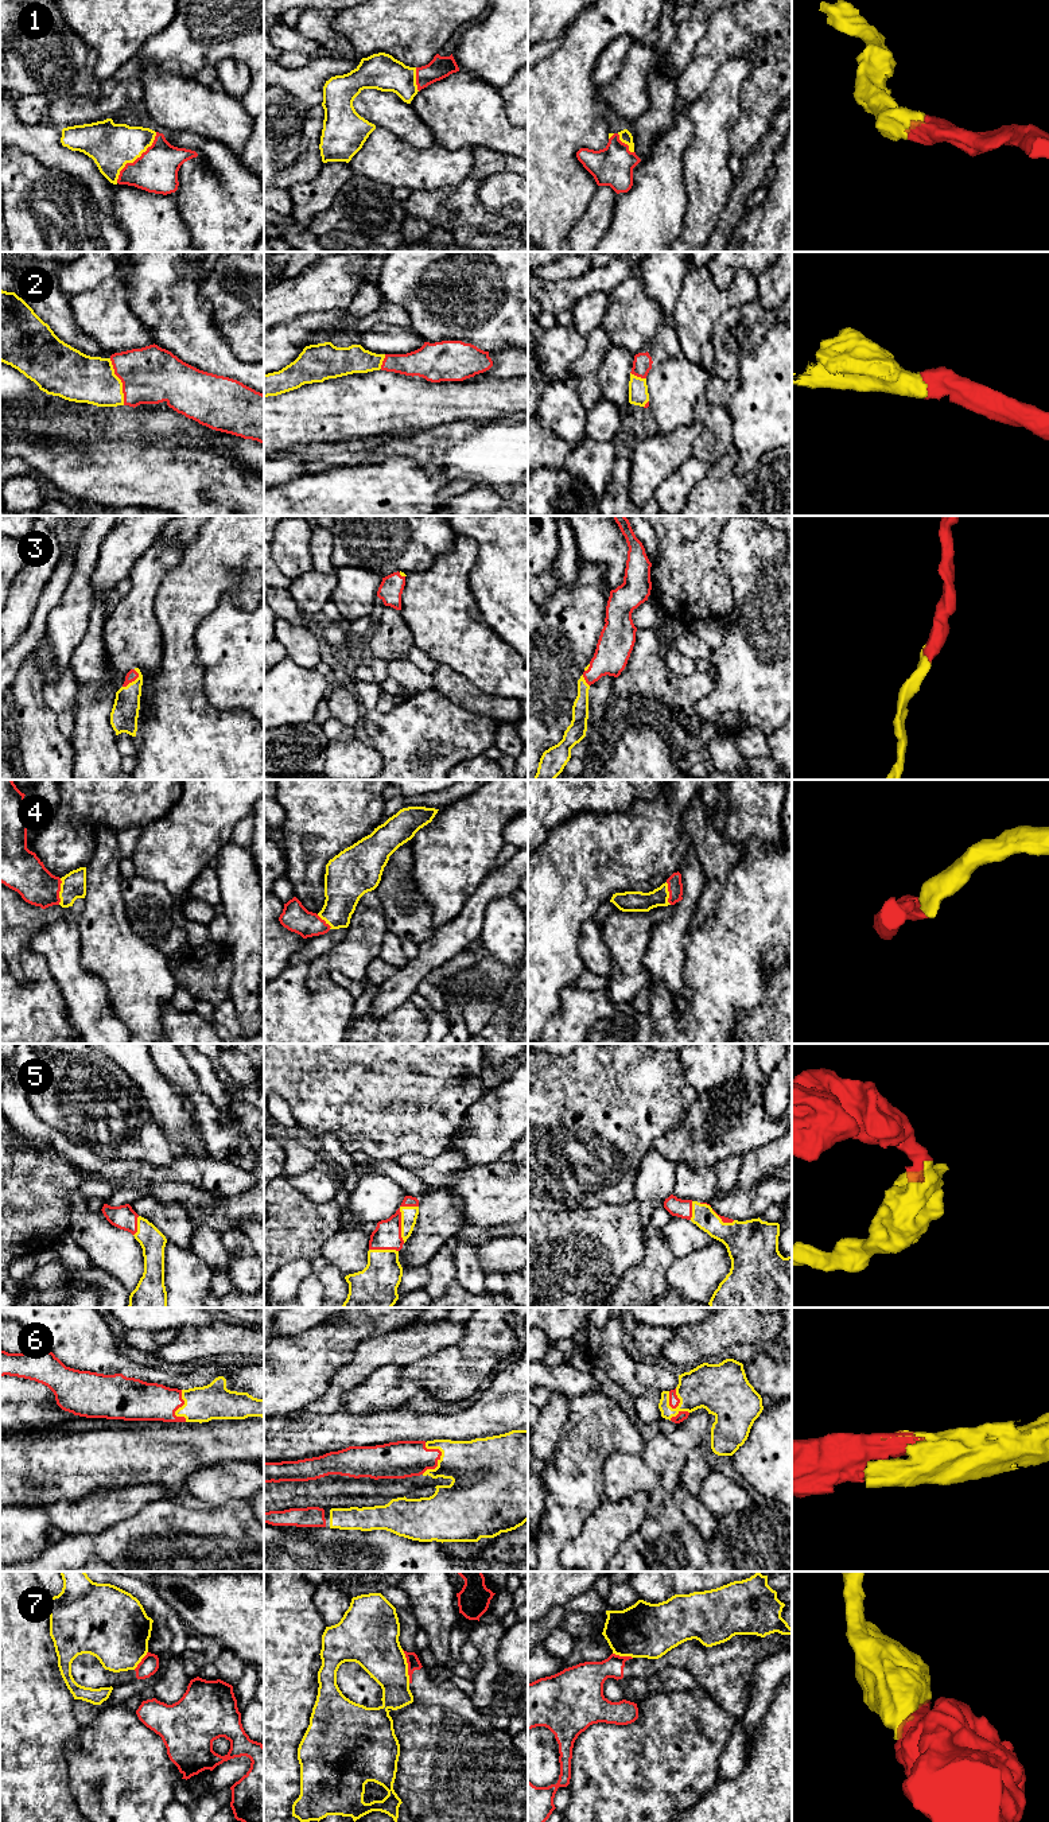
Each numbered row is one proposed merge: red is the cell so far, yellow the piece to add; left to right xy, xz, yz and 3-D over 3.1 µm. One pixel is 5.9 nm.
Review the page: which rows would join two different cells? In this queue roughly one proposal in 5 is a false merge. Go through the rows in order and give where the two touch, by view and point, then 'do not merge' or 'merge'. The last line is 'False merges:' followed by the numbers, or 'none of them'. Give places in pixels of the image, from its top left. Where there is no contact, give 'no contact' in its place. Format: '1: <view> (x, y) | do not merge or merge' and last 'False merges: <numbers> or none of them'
1: xy (136, 159) | merge
2: xy (121, 381) | merge
3: xy (133, 680) | merge
4: xy (59, 890) | merge
5: xz (400, 1216) | merge
6: xz (439, 1457) | merge
7: xz (408, 1666) | do not merge
False merges: 7

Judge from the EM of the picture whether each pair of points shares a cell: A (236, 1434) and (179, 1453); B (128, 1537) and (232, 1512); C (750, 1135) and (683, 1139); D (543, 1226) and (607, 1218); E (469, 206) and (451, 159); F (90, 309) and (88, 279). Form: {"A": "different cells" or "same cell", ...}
{"A": "same cell", "B": "same cell", "C": "same cell", "D": "same cell", "E": "different cells", "F": "different cells"}

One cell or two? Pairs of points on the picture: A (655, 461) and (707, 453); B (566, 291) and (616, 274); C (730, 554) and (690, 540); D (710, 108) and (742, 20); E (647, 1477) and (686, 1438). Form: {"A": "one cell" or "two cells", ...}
{"A": "two cells", "B": "one cell", "C": "two cells", "D": "two cells", "E": "one cell"}

